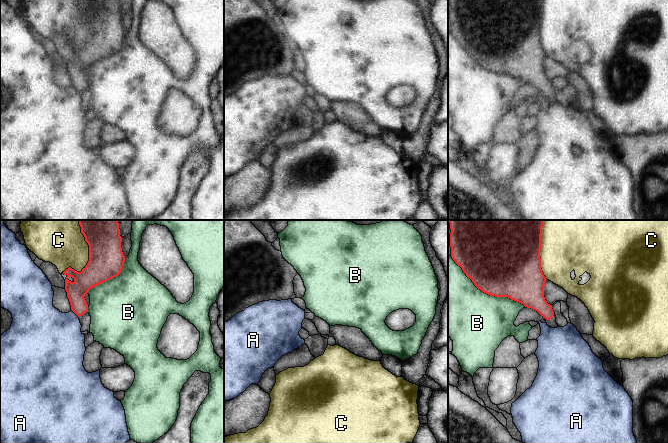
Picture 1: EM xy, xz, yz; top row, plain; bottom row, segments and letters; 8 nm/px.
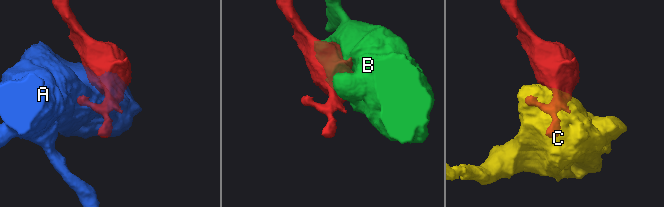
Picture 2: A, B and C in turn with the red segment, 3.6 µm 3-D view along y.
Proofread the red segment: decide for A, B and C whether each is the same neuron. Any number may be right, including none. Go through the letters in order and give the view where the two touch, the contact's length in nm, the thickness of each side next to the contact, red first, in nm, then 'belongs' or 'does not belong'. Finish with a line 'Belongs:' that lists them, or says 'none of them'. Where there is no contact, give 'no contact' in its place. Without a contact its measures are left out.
A: contact in xy; length 90 nm; calibres 150 and 420 nm; does not belong
B: contact in yz; length 750 nm; calibres 500 and 480 nm; does not belong
C: contact in xy; length 420 nm; calibres 280 and 340 nm; does not belong
Belongs: none of them

